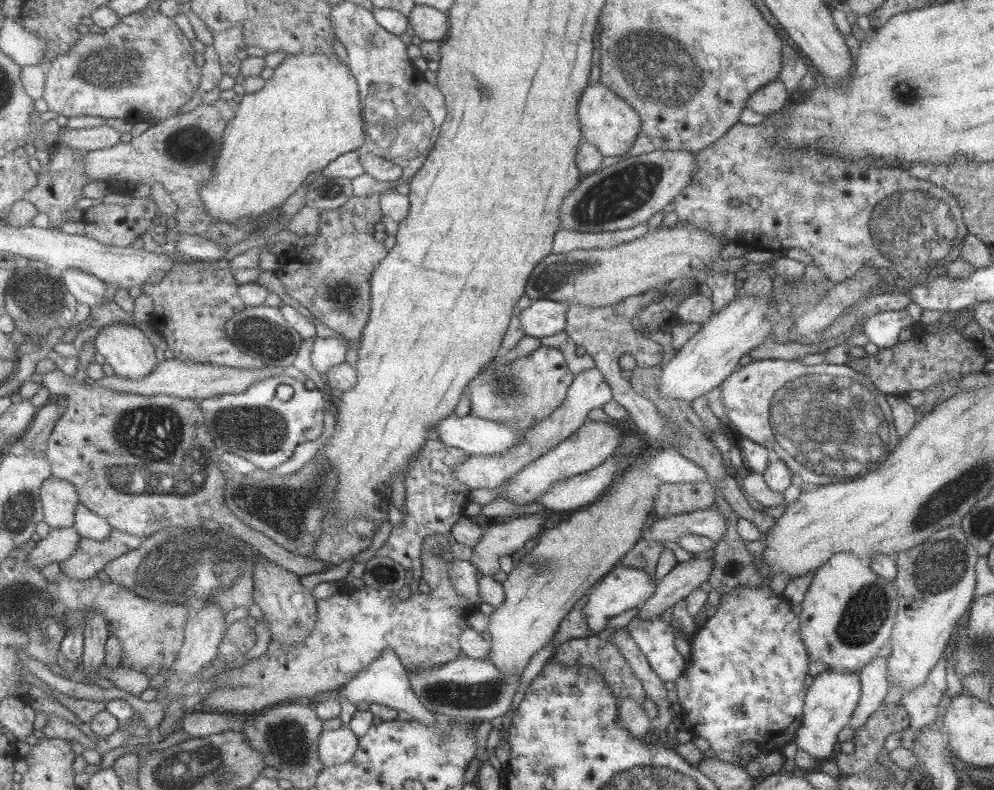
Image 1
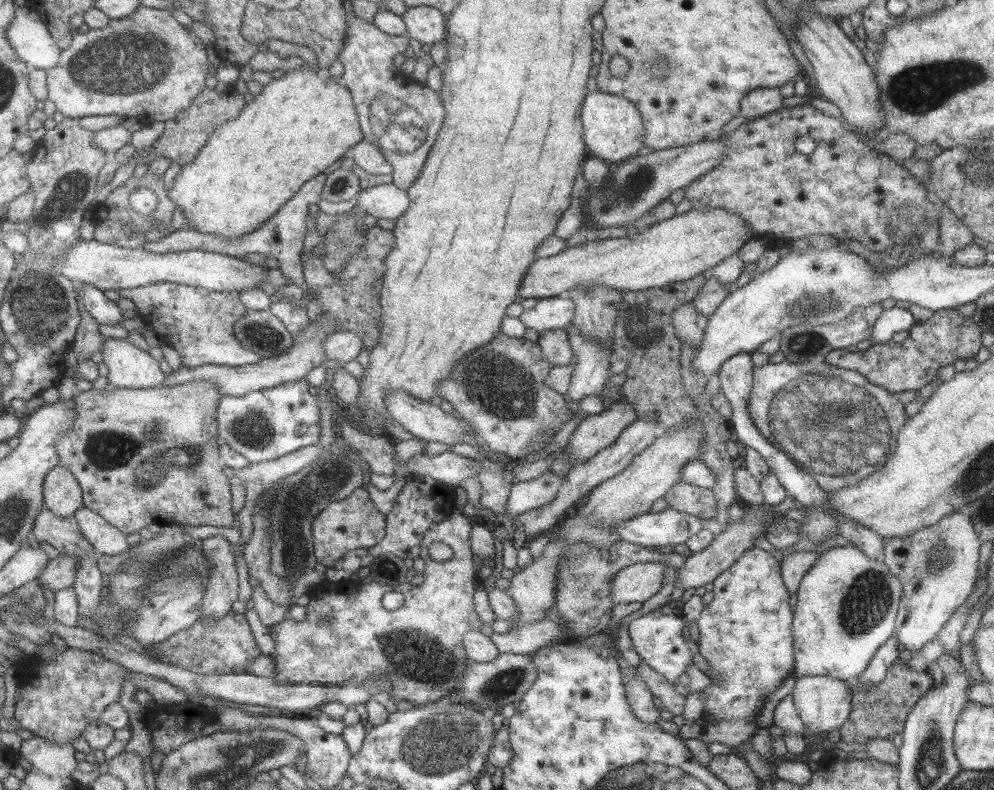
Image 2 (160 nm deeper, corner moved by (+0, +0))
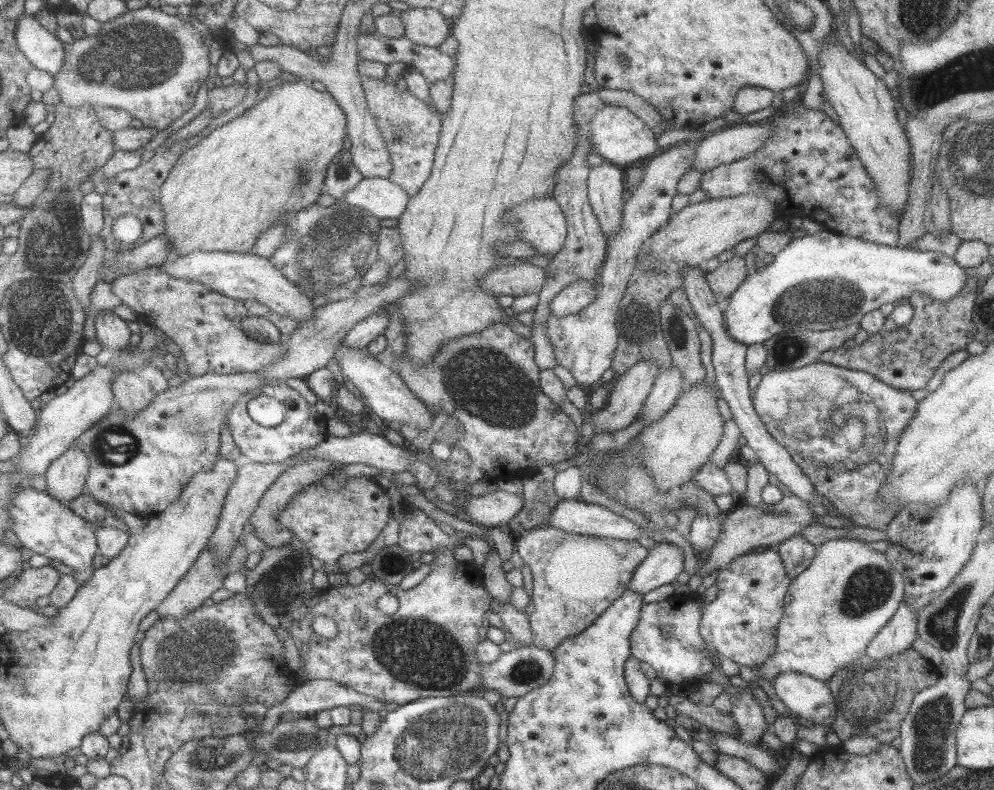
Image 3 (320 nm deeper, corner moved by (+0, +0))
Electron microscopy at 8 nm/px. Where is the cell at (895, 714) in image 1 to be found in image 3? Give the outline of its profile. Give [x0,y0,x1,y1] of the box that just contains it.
[825,647,939,743]

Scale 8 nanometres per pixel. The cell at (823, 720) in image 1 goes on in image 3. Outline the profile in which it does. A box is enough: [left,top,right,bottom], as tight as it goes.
[772,671,836,726]

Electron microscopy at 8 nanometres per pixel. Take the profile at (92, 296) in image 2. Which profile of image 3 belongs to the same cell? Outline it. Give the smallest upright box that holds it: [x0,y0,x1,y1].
[96,310,131,366]

